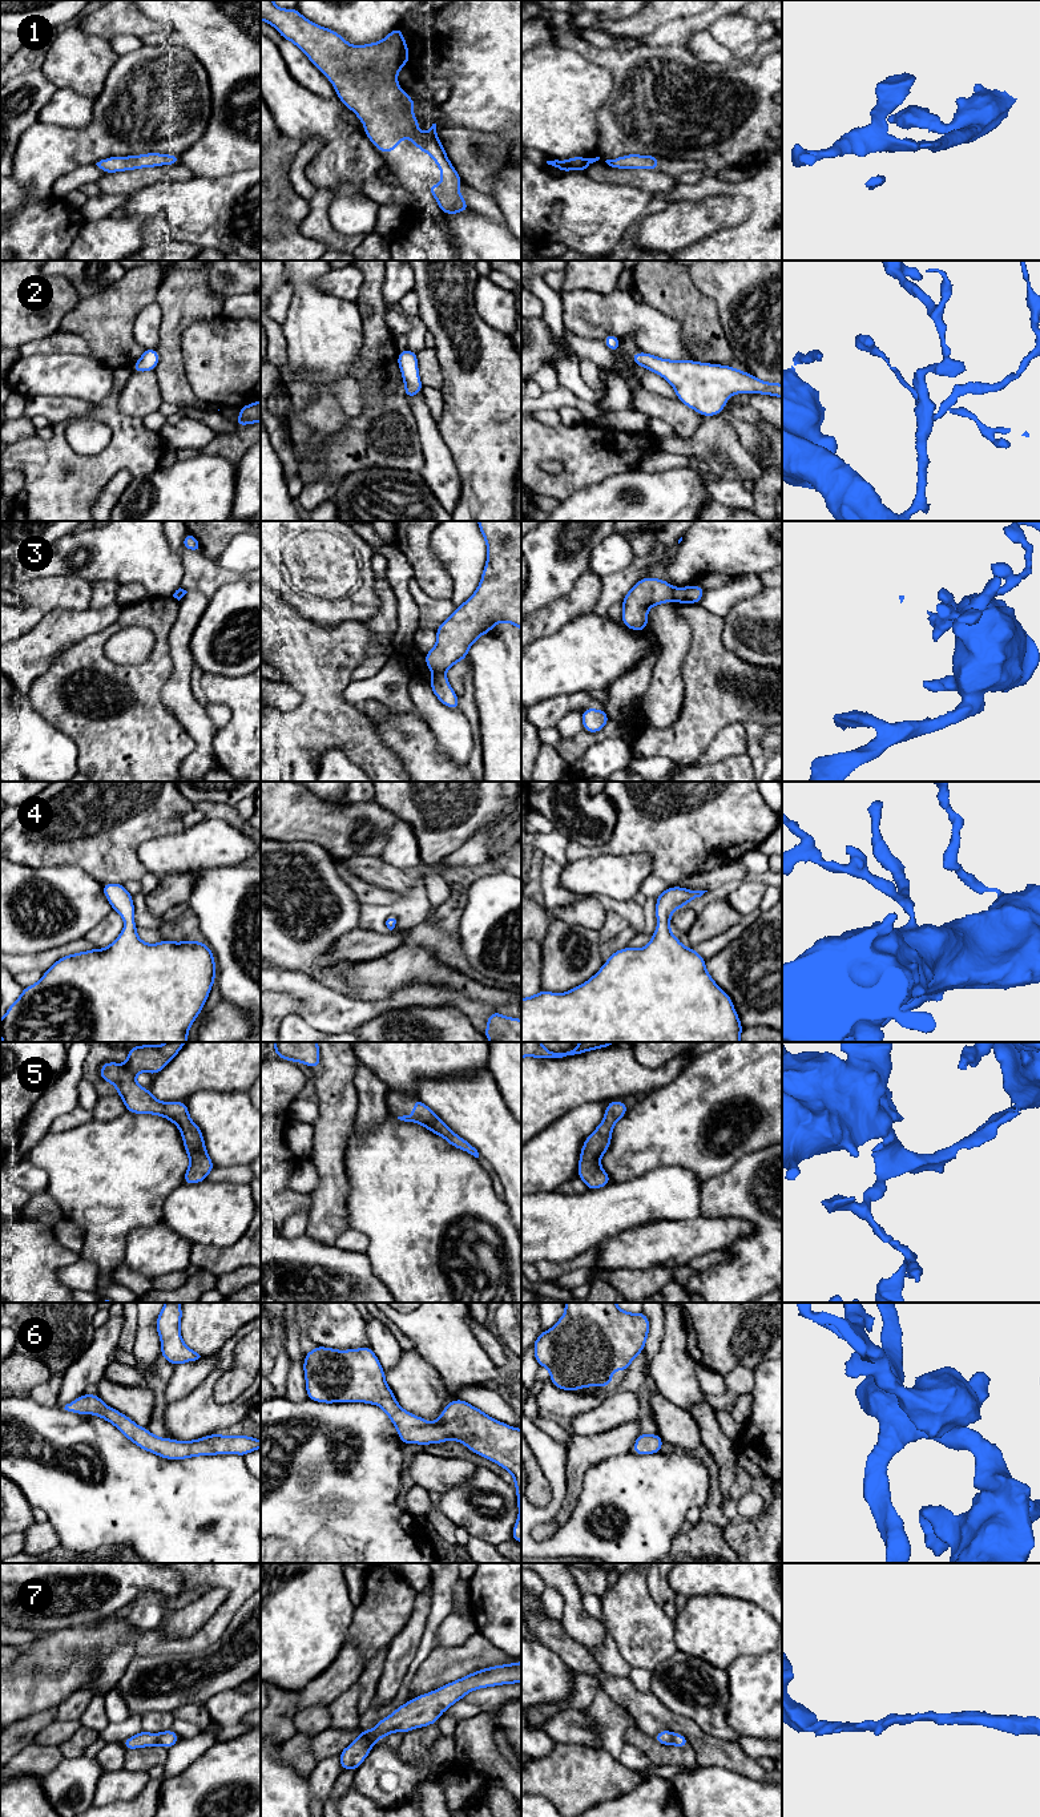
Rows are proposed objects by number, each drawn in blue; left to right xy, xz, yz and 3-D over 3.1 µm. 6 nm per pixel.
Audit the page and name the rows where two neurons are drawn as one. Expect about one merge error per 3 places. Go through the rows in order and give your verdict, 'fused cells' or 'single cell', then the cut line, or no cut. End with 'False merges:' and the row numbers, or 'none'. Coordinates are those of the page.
1: single cell; no cut
2: single cell; no cut
3: fused cells; cut in xz along (443, 671), (434, 674)
4: single cell; no cut
5: single cell; no cut
6: single cell; no cut
7: single cell; no cut
False merges: 3

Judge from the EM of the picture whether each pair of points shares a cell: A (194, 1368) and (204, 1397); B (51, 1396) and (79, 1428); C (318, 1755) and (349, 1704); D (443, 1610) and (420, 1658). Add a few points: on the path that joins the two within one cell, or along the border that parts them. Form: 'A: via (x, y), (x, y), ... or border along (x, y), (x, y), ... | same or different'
A: border along (205, 1379), (189, 1393), (173, 1401) | different
B: border along (27, 1393), (43, 1405), (55, 1406) | different
C: border along (358, 1725), (325, 1728), (309, 1748) | different
D: via (434, 1622), (427, 1646) | same

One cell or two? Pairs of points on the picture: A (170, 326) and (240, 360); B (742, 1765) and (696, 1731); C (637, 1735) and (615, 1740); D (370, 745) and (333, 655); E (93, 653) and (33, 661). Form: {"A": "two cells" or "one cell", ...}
{"A": "two cells", "B": "one cell", "C": "two cells", "D": "one cell", "E": "two cells"}

